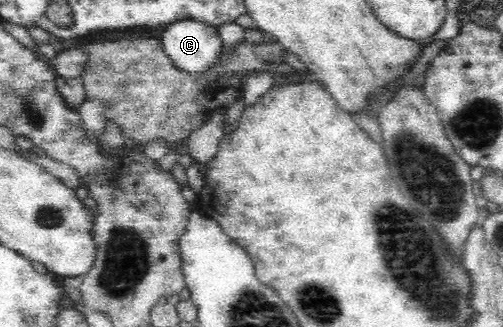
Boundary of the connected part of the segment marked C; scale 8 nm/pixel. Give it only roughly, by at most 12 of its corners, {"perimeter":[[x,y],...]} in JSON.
{"perimeter":[[196,21],[164,28],[159,42],[174,68],[210,71],[222,43]]}

